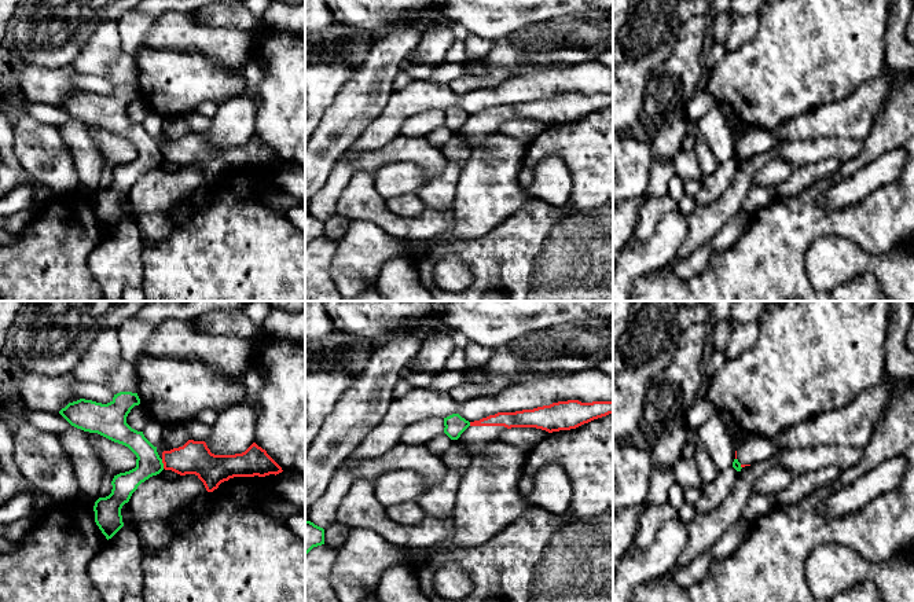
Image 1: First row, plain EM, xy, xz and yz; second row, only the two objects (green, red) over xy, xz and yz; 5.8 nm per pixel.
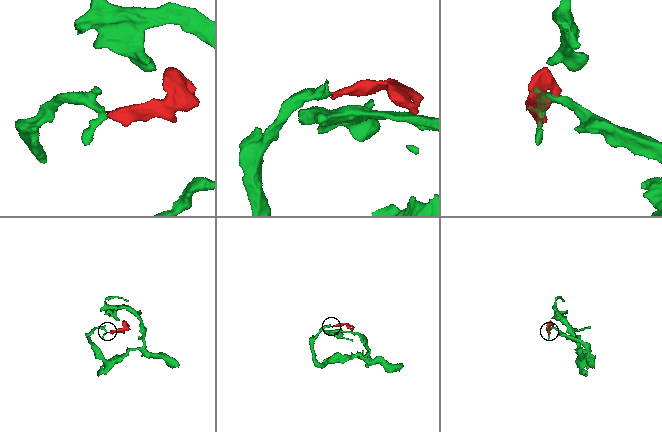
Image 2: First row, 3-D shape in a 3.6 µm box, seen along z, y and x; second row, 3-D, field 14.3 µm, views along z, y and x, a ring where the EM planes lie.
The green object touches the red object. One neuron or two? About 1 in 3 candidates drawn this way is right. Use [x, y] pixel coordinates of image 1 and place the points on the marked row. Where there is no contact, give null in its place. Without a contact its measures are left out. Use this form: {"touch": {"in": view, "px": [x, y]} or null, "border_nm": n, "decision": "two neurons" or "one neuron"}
{"touch": {"in": "xy", "px": [162, 463]}, "border_nm": 60, "decision": "two neurons"}

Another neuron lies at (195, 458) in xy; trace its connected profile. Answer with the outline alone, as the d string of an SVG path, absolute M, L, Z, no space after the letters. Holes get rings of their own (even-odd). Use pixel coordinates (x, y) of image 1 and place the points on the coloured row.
M188 440L183 447L157 447L164 469L180 476L195 474L208 492L213 492L224 481L234 477L265 477L282 473L282 467L253 443L245 452L214 455L205 441Z

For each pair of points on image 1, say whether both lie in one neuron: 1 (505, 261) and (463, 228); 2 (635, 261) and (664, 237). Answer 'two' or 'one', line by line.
1: two
2: one

